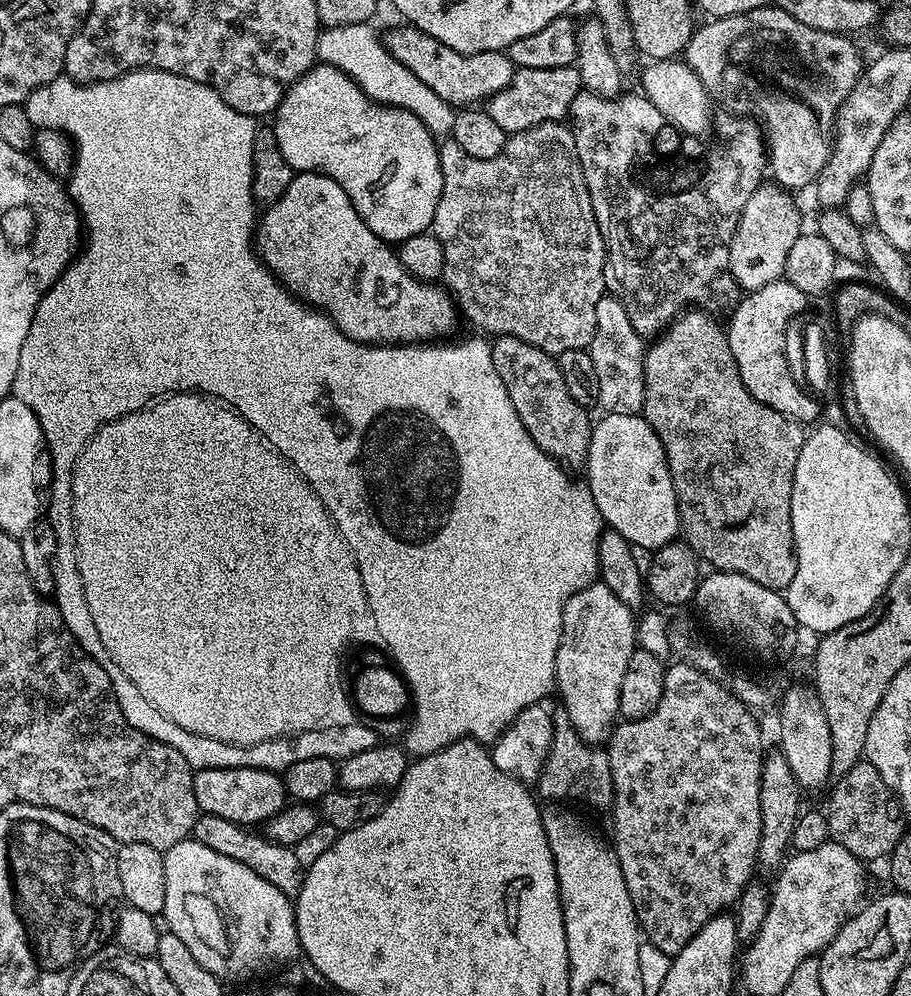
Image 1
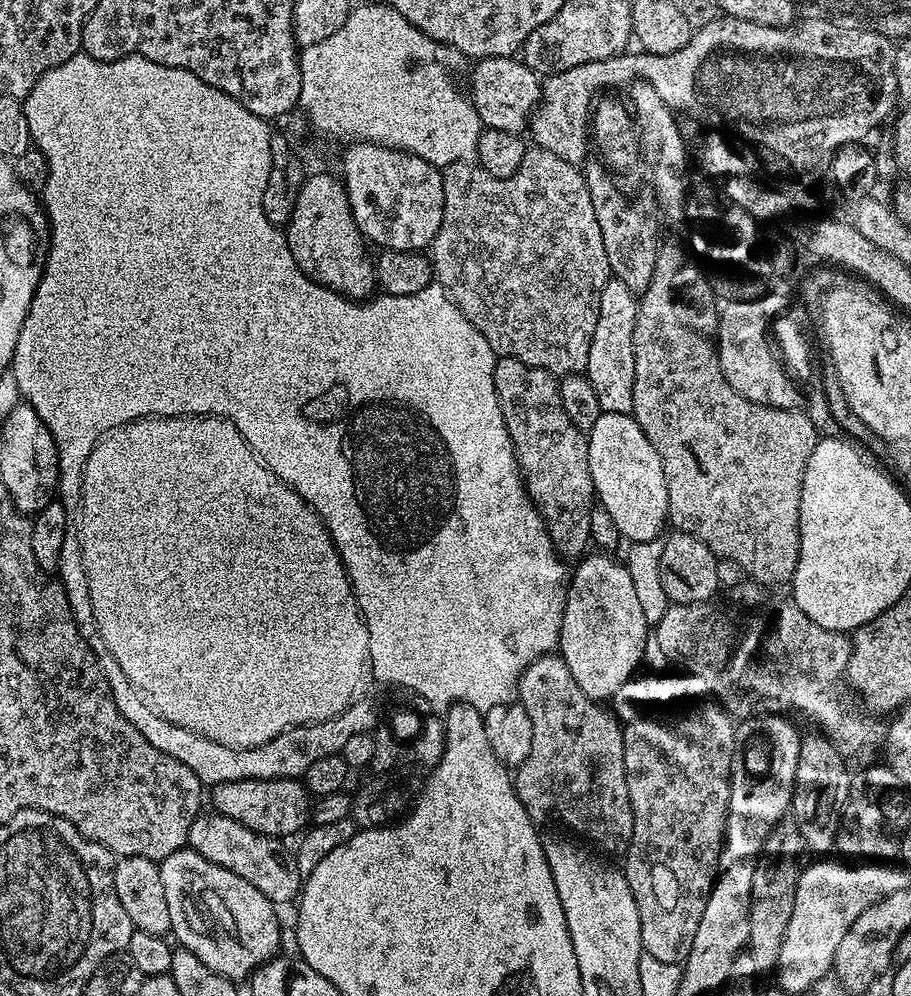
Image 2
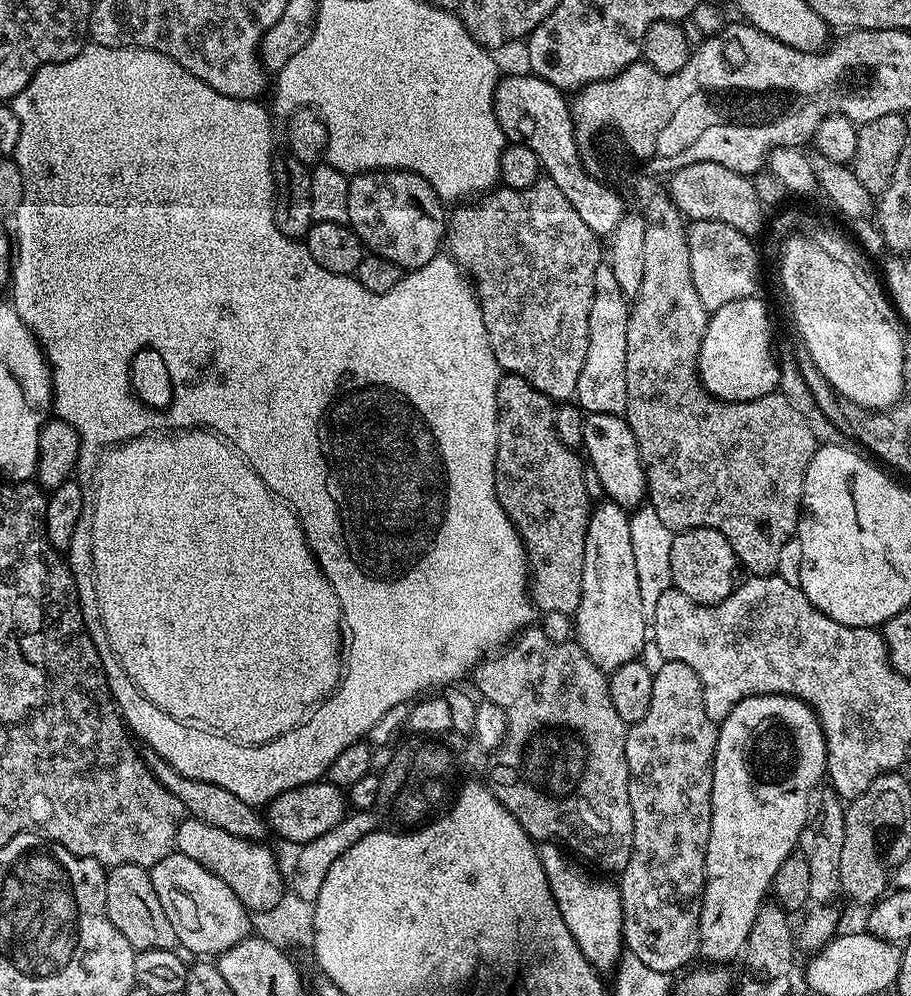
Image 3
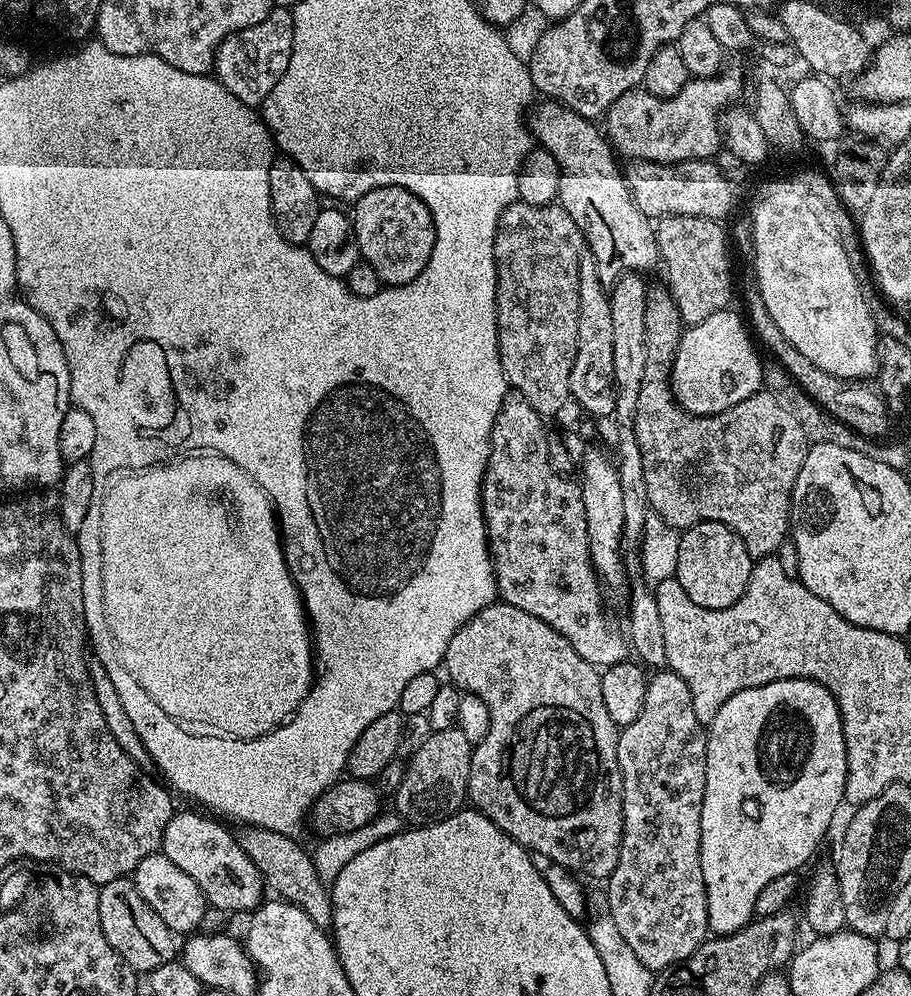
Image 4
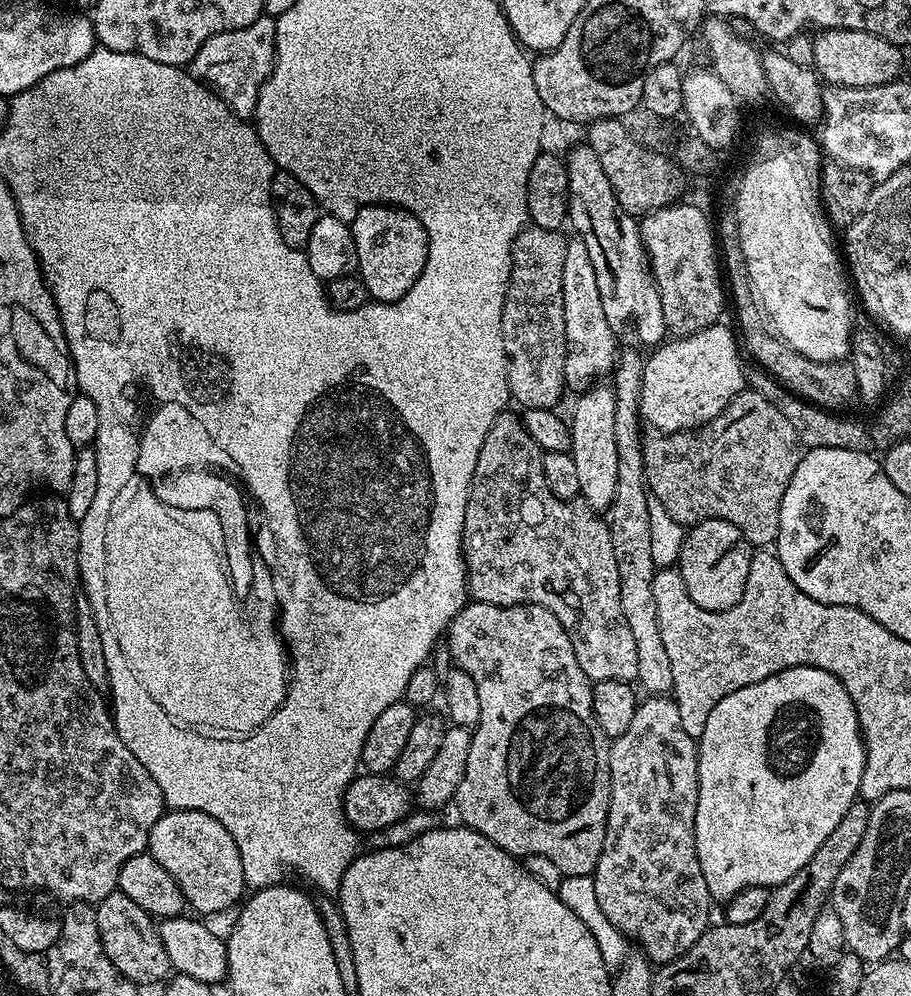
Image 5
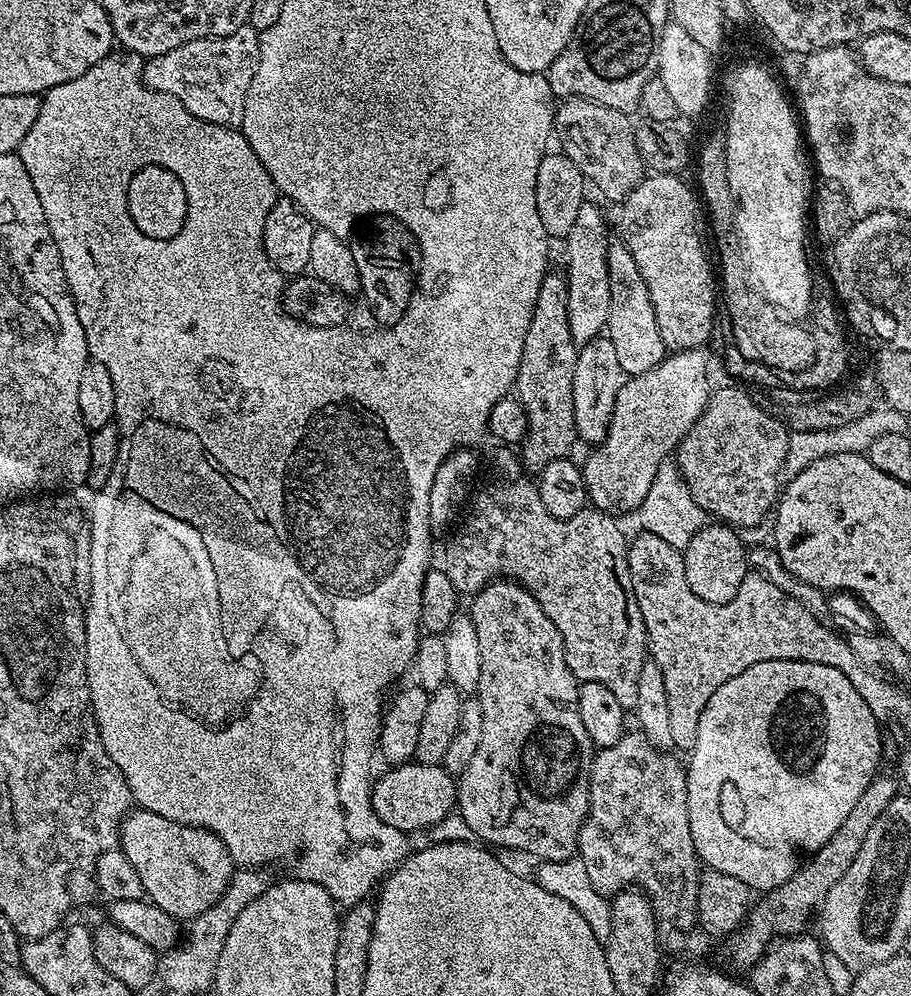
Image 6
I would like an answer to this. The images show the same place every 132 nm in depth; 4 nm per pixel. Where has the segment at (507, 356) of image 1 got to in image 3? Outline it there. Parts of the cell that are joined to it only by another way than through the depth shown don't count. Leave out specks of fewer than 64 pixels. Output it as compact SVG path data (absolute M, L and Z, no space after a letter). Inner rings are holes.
M501 375L496 391L496 497L512 520L516 533L528 554L530 595L532 603L544 612L557 612L571 617L582 598L582 562L586 554L588 519L593 501L586 494L583 468L585 461L568 448L556 433L556 413L553 401L542 394L526 378Z

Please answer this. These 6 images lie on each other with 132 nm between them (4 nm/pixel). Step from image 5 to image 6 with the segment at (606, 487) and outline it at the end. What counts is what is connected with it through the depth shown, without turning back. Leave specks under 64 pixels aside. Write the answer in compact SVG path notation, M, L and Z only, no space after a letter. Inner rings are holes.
M607 335L595 336L590 342L579 345L576 353L576 365L574 366L574 426L576 435L588 446L600 444L606 438L606 430L610 426L610 418L614 414L614 402L618 402L618 390L622 390L625 382L622 365L614 351L614 342L608 340Z

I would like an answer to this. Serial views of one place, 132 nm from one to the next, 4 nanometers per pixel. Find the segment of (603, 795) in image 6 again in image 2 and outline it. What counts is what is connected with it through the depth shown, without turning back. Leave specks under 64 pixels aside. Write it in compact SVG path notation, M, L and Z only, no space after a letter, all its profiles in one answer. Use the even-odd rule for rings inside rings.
M677 671L677 676L660 676L660 690L658 710L635 720L632 724L623 725L624 729L624 761L626 762L626 790L630 790L630 806L634 814L634 834L632 842L626 849L623 857L622 871L630 882L630 890L634 894L634 902L638 906L638 918L642 930L642 946L649 956L658 958L658 962L670 962L683 965L692 945L694 934L698 930L698 922L702 922L702 910L706 910L706 902L712 893L712 884L716 881L716 874L720 862L720 852L724 849L724 831L726 818L730 806L730 770L732 769L732 755L736 741L736 724L733 717L724 711L723 706L715 700L708 691L706 682L702 678L692 675L691 672Z

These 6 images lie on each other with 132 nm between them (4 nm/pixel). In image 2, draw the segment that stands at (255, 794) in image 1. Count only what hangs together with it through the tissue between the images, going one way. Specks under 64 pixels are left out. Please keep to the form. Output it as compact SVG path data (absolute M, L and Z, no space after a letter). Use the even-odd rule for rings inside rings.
M299 779L239 780L211 785L211 807L263 836L295 837L309 827L313 801Z

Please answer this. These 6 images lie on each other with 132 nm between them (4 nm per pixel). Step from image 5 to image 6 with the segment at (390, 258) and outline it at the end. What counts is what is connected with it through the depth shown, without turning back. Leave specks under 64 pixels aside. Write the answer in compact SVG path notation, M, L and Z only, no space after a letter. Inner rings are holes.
M374 216L355 233L351 245L354 266L358 266L360 292L368 299L373 318L380 323L377 325L393 328L398 318L406 314L418 283L420 245L417 244L416 237L400 220L395 220L392 216Z

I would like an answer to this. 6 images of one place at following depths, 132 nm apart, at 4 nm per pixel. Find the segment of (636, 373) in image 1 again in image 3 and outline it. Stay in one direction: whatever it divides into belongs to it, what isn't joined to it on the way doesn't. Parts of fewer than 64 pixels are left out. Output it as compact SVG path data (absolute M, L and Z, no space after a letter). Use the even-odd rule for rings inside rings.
M601 262L594 274L594 302L590 302L590 334L586 346L586 362L578 374L575 403L585 413L623 416L626 410L626 326L630 302L618 287L612 265Z

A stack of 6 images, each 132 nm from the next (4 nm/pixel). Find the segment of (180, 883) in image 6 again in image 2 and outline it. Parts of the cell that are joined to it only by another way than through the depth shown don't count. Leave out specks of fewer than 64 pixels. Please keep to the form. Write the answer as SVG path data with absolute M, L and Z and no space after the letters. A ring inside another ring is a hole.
M204 810L190 826L187 847L202 854L206 862L214 862L214 866L222 866L230 870L230 874L238 874L238 878L246 878L246 882L250 882L250 886L257 888L261 894L266 894L272 904L283 906L291 900L293 903L302 887L296 857L289 849L288 852L284 849L284 844L283 839L258 834L218 811Z

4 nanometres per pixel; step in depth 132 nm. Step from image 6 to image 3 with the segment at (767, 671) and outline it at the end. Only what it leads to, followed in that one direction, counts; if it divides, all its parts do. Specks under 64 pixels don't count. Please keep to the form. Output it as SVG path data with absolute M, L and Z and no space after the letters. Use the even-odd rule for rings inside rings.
M751 696L738 702L727 718L719 721L712 769L712 817L710 842L706 846L699 955L705 961L727 965L732 962L728 960L743 953L750 926L754 926L758 910L773 891L780 865L798 848L812 790L823 781L820 779L825 779L828 751L815 710L793 696Z

